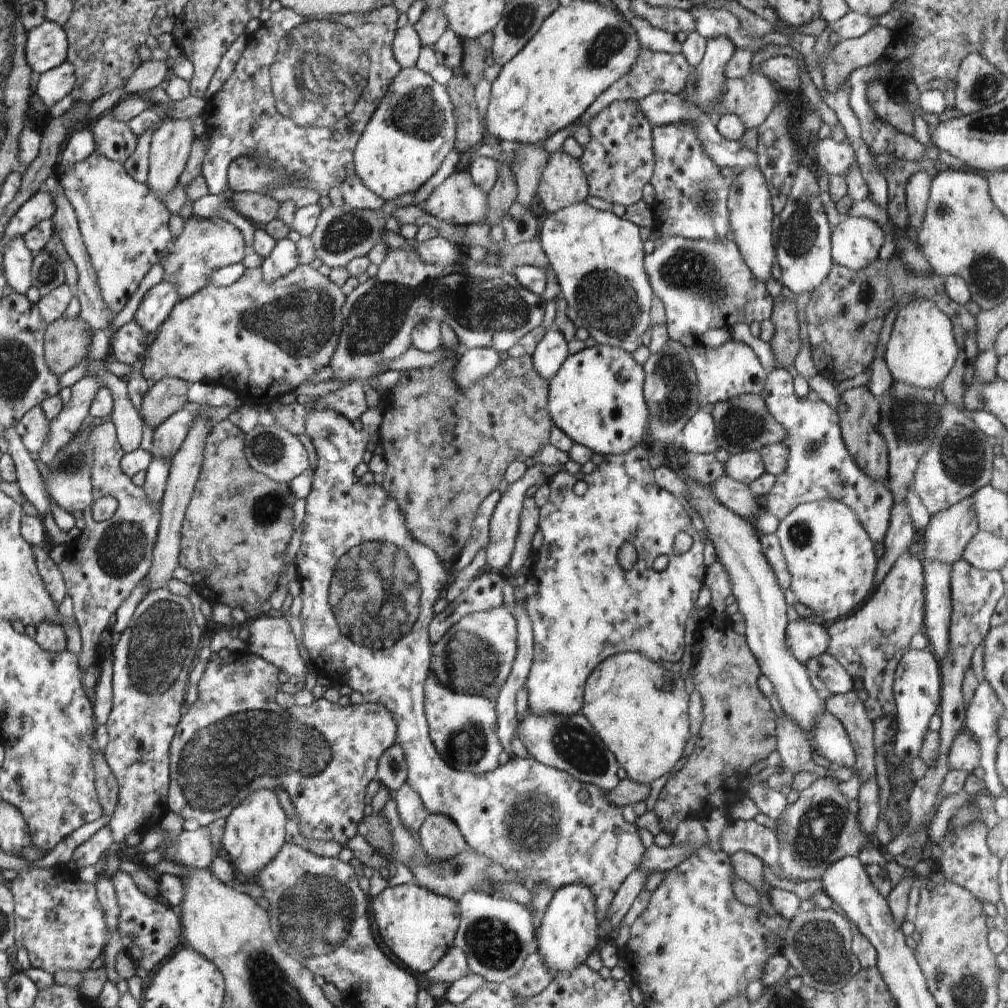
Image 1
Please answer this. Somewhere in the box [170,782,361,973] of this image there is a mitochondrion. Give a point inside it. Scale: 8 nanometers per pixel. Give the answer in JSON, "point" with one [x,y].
{"point":[314,914]}

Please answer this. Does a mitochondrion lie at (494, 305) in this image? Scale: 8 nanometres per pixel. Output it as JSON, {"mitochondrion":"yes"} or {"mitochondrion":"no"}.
{"mitochondrion":"yes"}

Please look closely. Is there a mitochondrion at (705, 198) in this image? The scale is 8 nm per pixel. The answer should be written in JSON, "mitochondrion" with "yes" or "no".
{"mitochondrion":"yes"}

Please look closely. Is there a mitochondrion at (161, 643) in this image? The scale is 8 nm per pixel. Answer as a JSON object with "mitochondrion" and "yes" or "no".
{"mitochondrion":"yes"}

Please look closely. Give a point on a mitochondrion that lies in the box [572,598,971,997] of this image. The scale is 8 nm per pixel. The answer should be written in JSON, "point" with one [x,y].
{"point":[820,945]}

